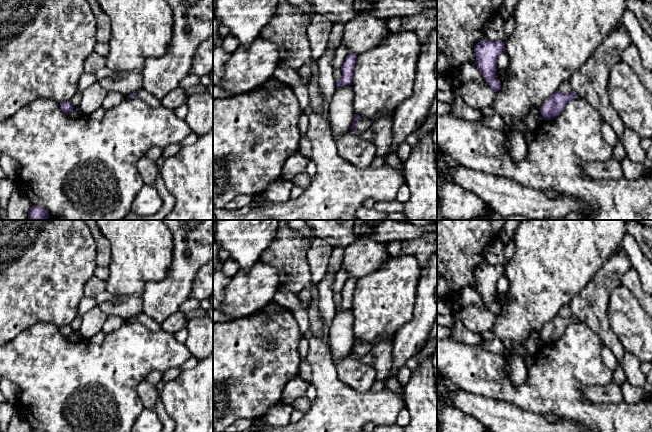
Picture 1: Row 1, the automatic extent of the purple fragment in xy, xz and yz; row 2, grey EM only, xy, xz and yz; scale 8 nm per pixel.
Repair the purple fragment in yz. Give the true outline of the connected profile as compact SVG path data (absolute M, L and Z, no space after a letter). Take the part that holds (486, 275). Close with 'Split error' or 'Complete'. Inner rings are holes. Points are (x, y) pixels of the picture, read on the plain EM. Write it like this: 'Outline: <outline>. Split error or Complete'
Outline: M483 263L479 265L474 273L476 280L476 290L490 311L495 315L501 313L501 306L496 302L497 282L501 276L505 275L503 265L492 265Z. Complete

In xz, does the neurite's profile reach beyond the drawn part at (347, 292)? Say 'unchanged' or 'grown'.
unchanged

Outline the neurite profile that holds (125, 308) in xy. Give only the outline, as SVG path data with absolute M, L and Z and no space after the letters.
M119 297L99 304L100 309L107 315L116 315L127 322L131 317L143 313L143 301L141 297Z

